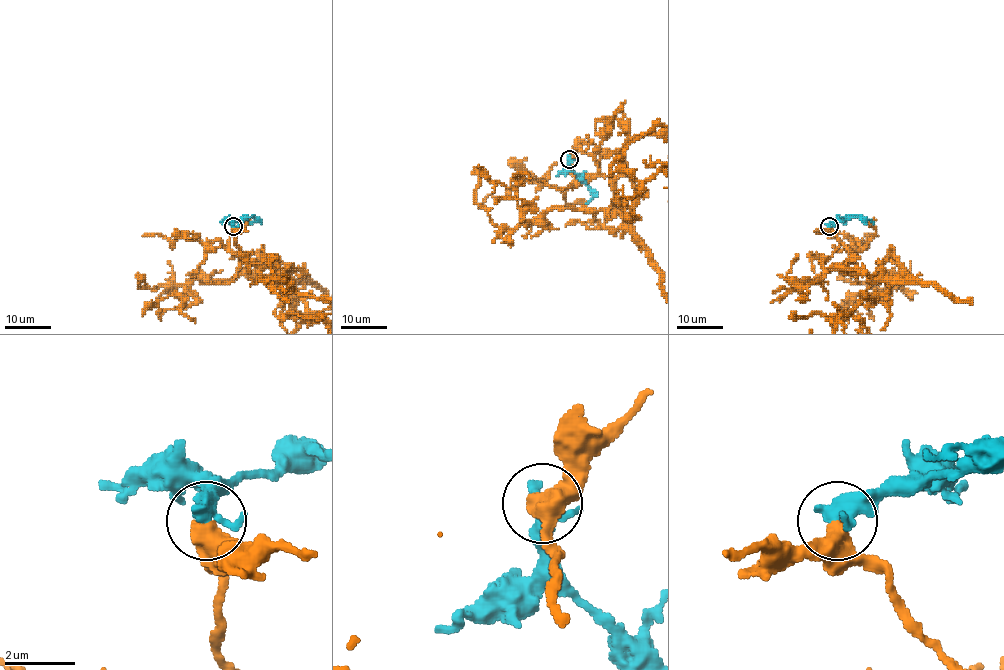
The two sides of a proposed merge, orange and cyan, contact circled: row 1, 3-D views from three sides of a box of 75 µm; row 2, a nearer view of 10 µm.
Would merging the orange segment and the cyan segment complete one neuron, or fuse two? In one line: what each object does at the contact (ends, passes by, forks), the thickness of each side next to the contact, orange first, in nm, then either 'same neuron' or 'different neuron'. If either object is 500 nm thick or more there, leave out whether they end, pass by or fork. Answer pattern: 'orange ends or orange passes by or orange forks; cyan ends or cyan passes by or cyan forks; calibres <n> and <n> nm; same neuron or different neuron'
calibres 650 and 400 nm; different neuron

